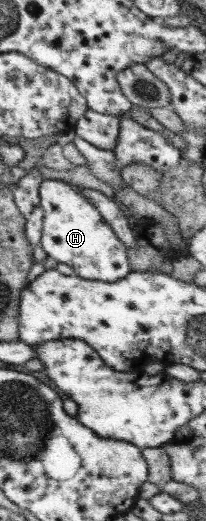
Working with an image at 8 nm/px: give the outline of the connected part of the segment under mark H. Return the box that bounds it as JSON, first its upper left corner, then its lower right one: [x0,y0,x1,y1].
[39,179,130,283]

